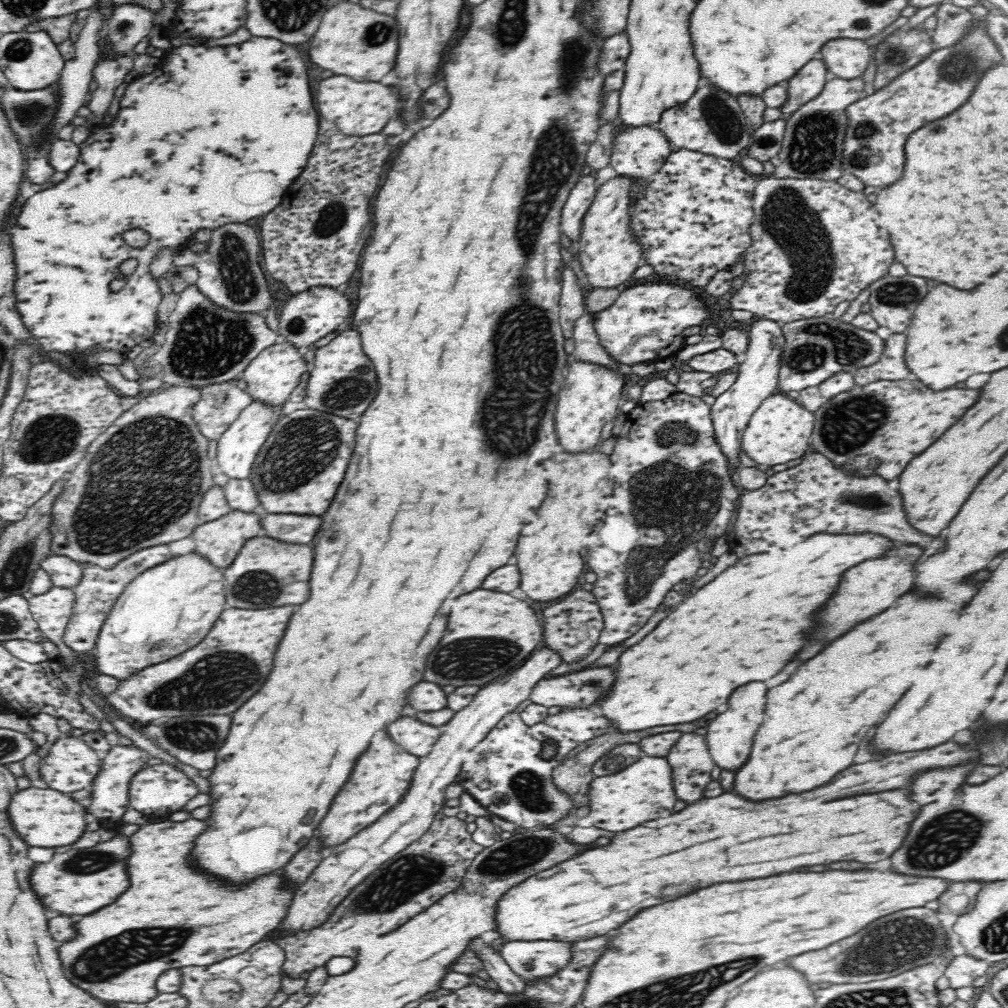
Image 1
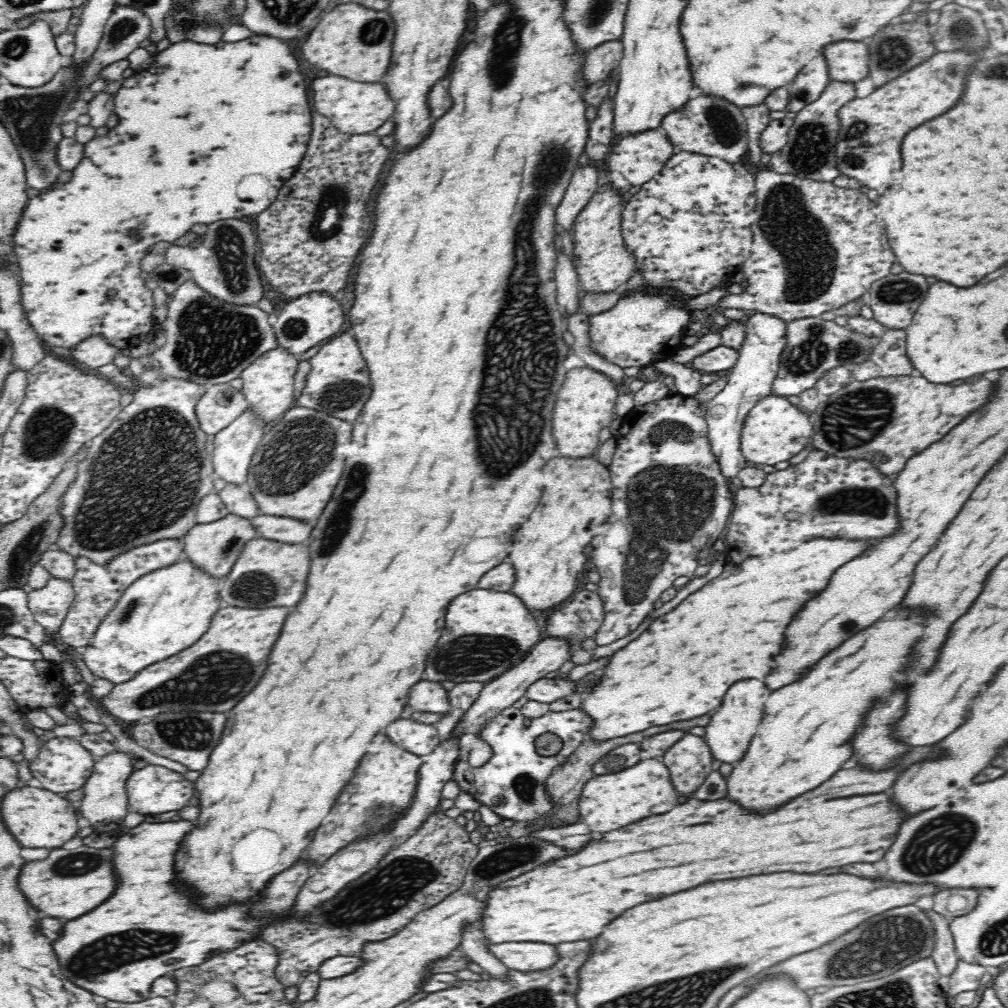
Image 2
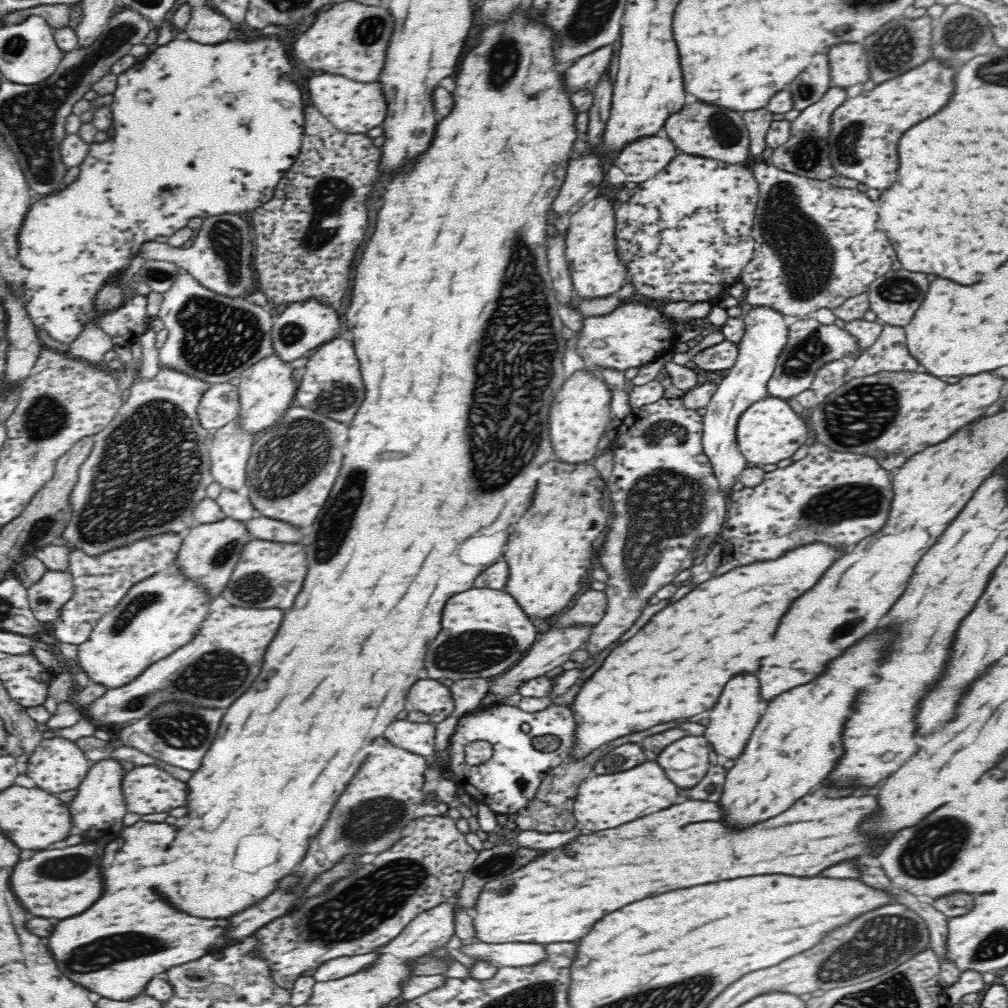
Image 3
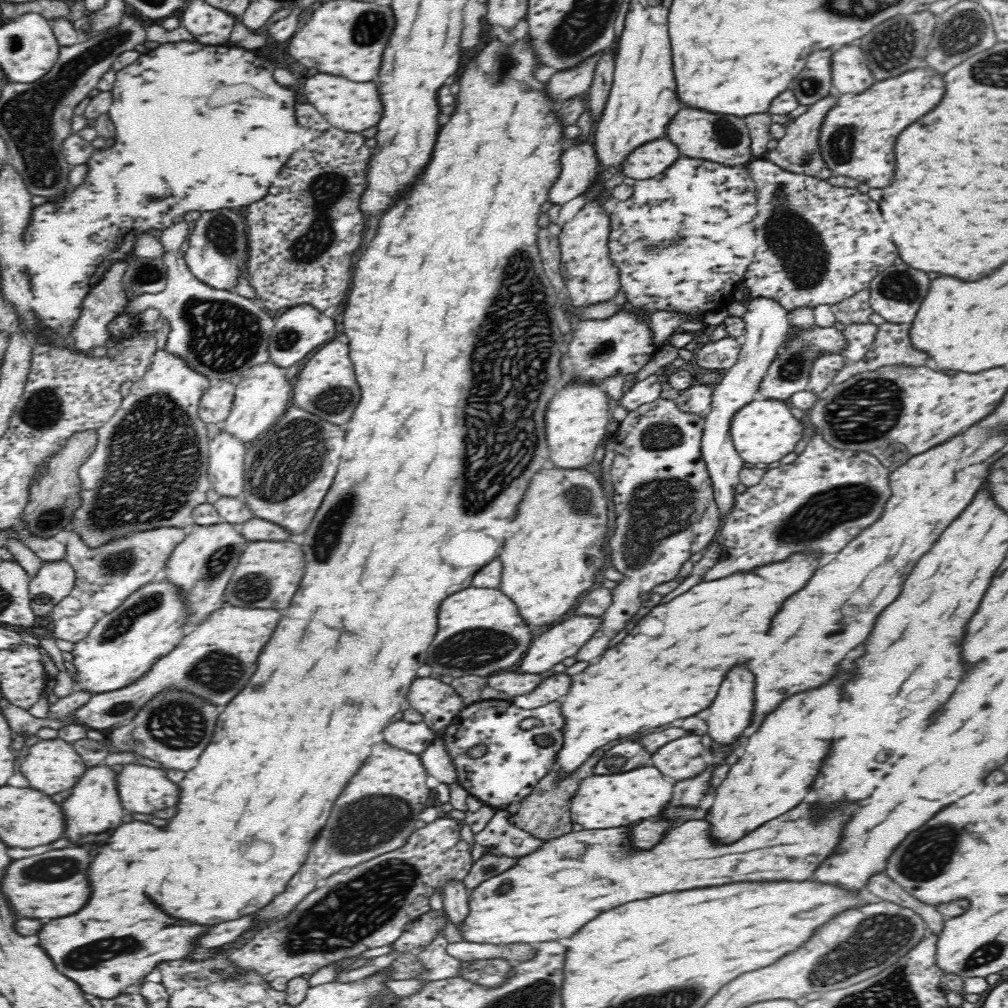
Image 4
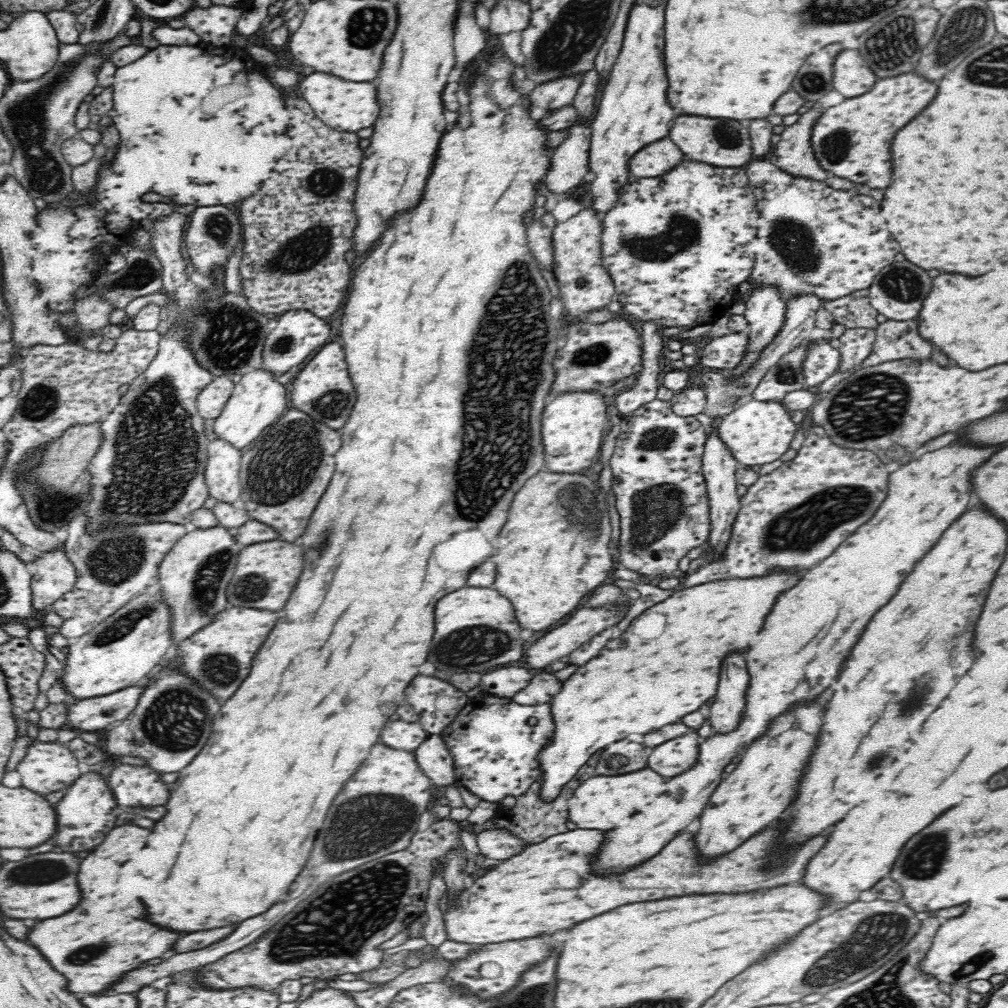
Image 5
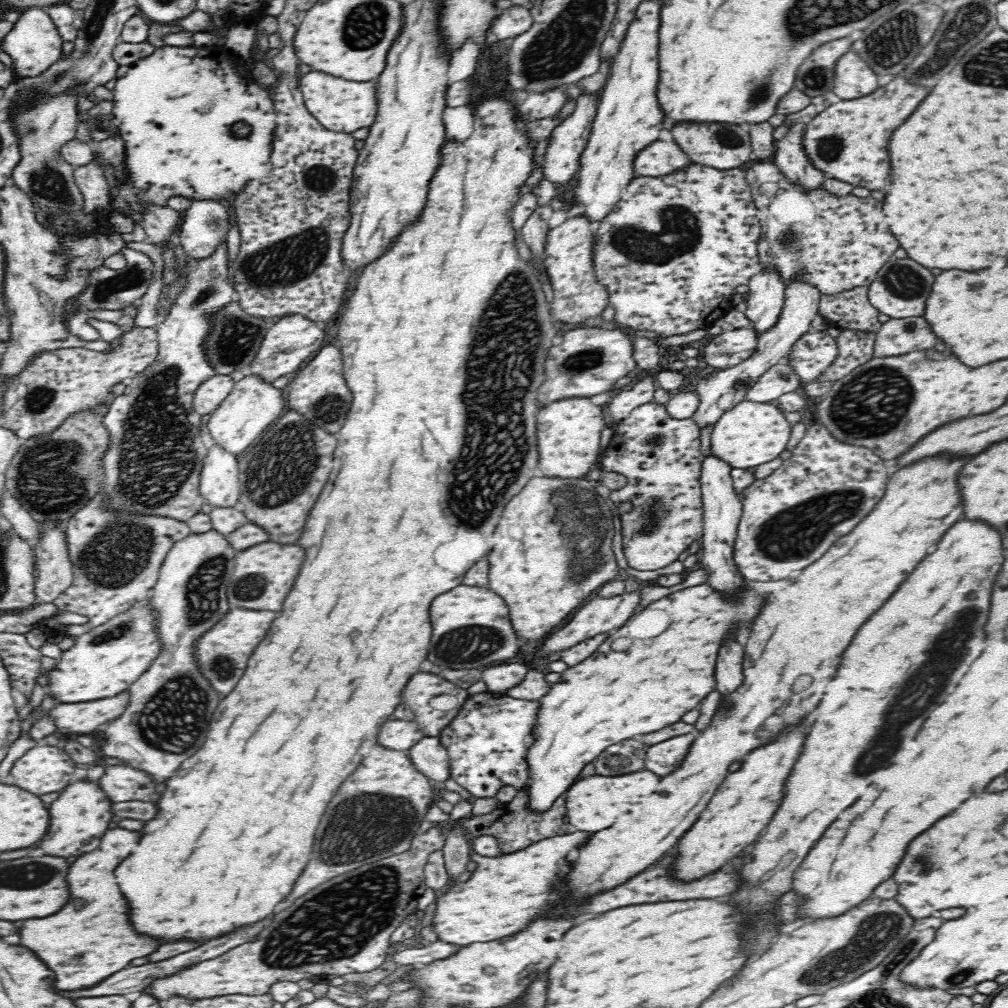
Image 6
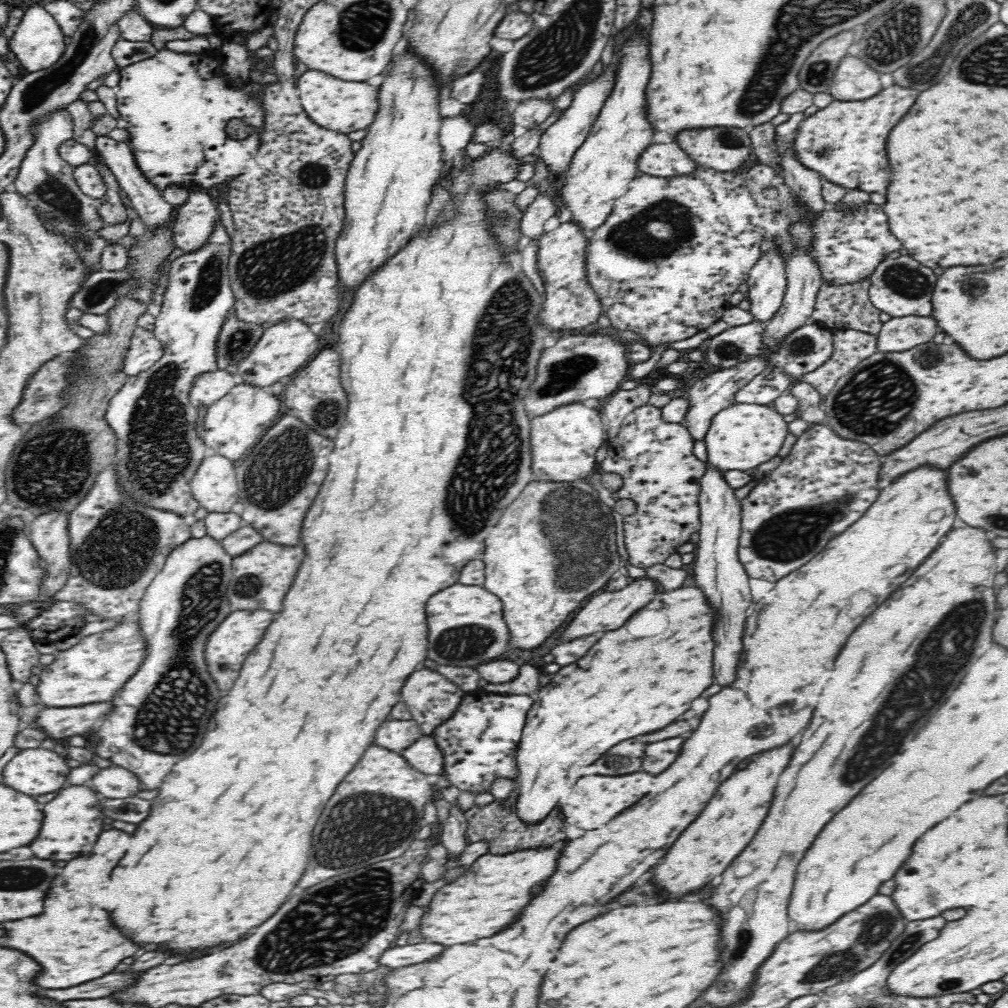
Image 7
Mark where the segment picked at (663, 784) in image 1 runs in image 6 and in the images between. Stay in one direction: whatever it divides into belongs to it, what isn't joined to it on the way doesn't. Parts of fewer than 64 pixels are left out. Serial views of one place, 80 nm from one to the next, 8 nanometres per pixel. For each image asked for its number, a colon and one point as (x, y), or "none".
2: (606, 803)
3: (602, 802)
4: (603, 801)
5: (601, 802)
6: (594, 803)

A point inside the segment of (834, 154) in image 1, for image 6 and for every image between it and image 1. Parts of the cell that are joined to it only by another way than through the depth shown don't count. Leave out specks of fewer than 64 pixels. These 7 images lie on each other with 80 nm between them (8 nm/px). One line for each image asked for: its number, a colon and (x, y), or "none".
2: (810, 152)
3: (806, 153)
4: (799, 151)
5: (794, 154)
6: (790, 157)

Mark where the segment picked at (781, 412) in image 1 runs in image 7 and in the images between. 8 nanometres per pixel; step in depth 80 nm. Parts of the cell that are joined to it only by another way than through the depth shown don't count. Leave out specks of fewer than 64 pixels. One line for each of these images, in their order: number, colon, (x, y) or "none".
2: (775, 431)
3: (769, 431)
4: (765, 431)
5: (757, 432)
6: (753, 433)
7: (741, 437)

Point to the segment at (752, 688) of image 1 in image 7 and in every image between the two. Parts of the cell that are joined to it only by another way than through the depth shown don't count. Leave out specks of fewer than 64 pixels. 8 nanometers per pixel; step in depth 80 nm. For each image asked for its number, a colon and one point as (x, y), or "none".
2: (728, 734)
3: (732, 720)
4: (730, 715)
5: (725, 713)
6: (729, 676)
7: (718, 572)

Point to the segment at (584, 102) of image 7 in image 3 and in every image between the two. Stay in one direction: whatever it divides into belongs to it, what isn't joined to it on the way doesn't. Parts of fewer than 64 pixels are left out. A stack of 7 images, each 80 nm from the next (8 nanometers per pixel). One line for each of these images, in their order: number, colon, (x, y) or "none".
3: (584, 173)
4: (580, 169)
5: (570, 168)
6: (562, 161)

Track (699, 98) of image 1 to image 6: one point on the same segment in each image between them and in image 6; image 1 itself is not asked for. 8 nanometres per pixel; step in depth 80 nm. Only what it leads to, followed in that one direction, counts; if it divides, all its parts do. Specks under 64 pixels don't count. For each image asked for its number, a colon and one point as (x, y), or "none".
2: (707, 124)
3: (704, 129)
4: (698, 134)
5: (722, 142)
6: (723, 146)

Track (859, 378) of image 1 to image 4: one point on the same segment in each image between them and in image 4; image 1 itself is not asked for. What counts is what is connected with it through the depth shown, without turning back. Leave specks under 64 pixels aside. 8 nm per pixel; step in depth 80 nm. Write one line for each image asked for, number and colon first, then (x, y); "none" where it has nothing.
2: (888, 358)
3: (889, 353)
4: (891, 347)

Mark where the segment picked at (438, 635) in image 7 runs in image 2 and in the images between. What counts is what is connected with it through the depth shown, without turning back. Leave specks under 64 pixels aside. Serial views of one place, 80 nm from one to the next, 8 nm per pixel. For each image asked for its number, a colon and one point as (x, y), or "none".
2: (505, 631)
3: (484, 632)
4: (480, 633)
5: (489, 638)
6: (472, 629)

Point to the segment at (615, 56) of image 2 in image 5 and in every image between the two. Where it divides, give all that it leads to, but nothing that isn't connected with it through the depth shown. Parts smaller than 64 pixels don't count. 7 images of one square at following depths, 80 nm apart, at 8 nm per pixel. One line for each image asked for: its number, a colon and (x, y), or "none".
3: (586, 73)
4: (564, 84)
5: (558, 92)

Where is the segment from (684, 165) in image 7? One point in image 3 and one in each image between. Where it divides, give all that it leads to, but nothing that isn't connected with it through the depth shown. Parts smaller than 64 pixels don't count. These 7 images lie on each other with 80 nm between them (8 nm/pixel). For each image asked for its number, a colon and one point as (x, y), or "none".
3: (641, 159)
4: (650, 159)
5: (652, 161)
6: (659, 158)

